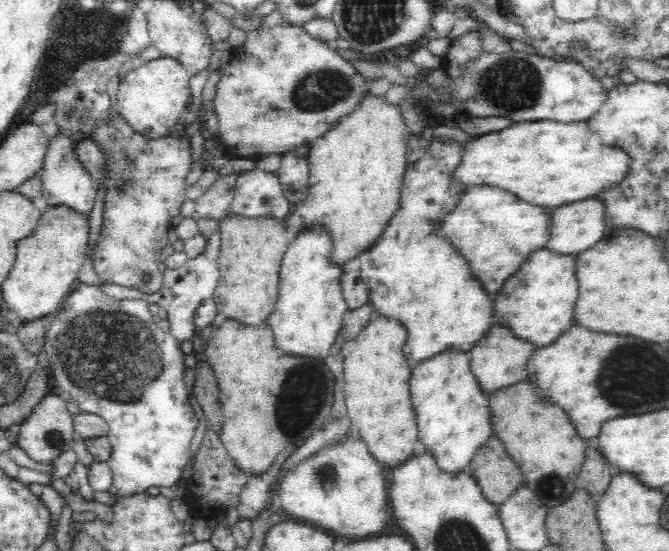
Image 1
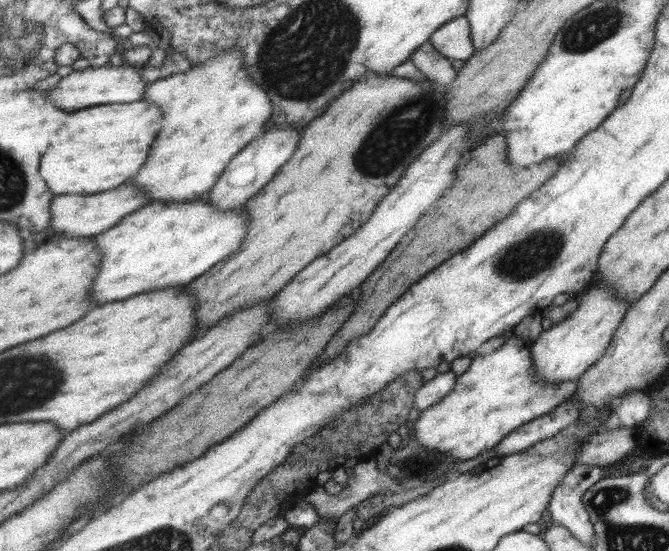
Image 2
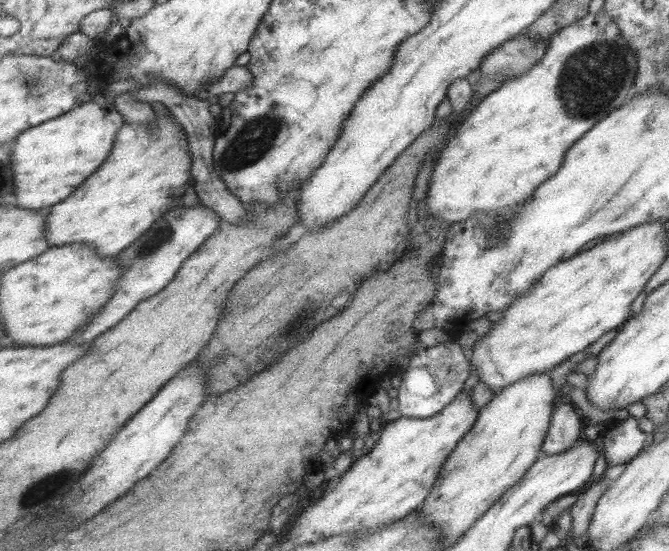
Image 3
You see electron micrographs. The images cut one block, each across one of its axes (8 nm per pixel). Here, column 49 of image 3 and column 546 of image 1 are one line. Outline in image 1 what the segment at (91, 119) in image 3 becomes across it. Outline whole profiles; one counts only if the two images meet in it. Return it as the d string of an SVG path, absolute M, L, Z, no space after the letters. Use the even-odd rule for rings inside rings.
M586 122L520 123L462 143L462 156L454 172L450 172L450 182L466 188L496 187L532 207L551 211L591 198L598 188L606 188L606 184L622 180L628 164L630 158L626 152L598 146L598 140L594 140L594 136L590 136L590 128L586 128Z

